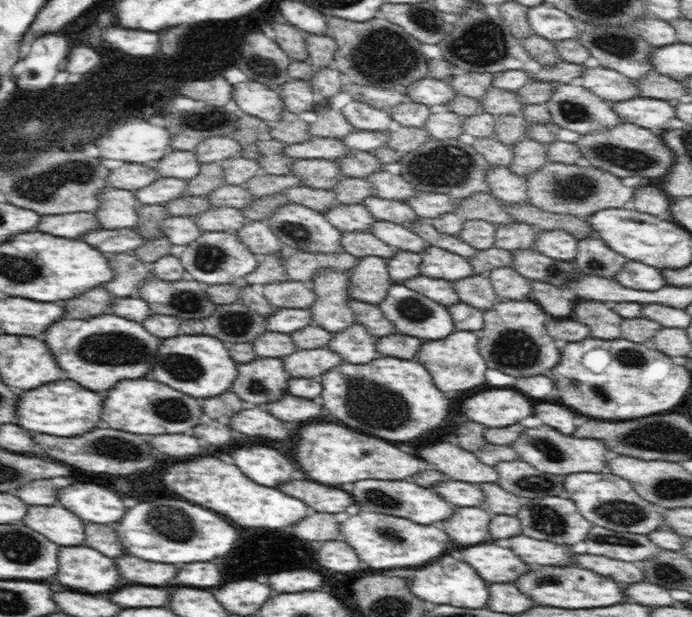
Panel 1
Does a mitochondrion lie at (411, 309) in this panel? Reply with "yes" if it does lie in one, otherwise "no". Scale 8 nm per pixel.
yes

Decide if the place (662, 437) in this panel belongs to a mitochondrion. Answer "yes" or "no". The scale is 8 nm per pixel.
yes

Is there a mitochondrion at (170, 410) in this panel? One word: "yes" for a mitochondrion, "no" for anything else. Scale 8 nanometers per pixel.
yes

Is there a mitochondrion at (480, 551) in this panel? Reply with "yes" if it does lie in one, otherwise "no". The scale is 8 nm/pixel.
no

